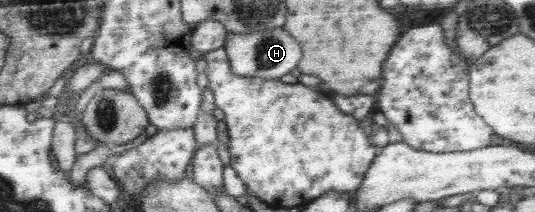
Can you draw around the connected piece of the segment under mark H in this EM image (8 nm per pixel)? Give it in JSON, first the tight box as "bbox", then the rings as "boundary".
{"bbox":[222,28,299,79],"boundary":[[[281,28],[259,31],[251,35],[228,32],[222,47],[225,48],[232,71],[237,76],[276,79],[289,74],[299,64],[299,42]]]}

